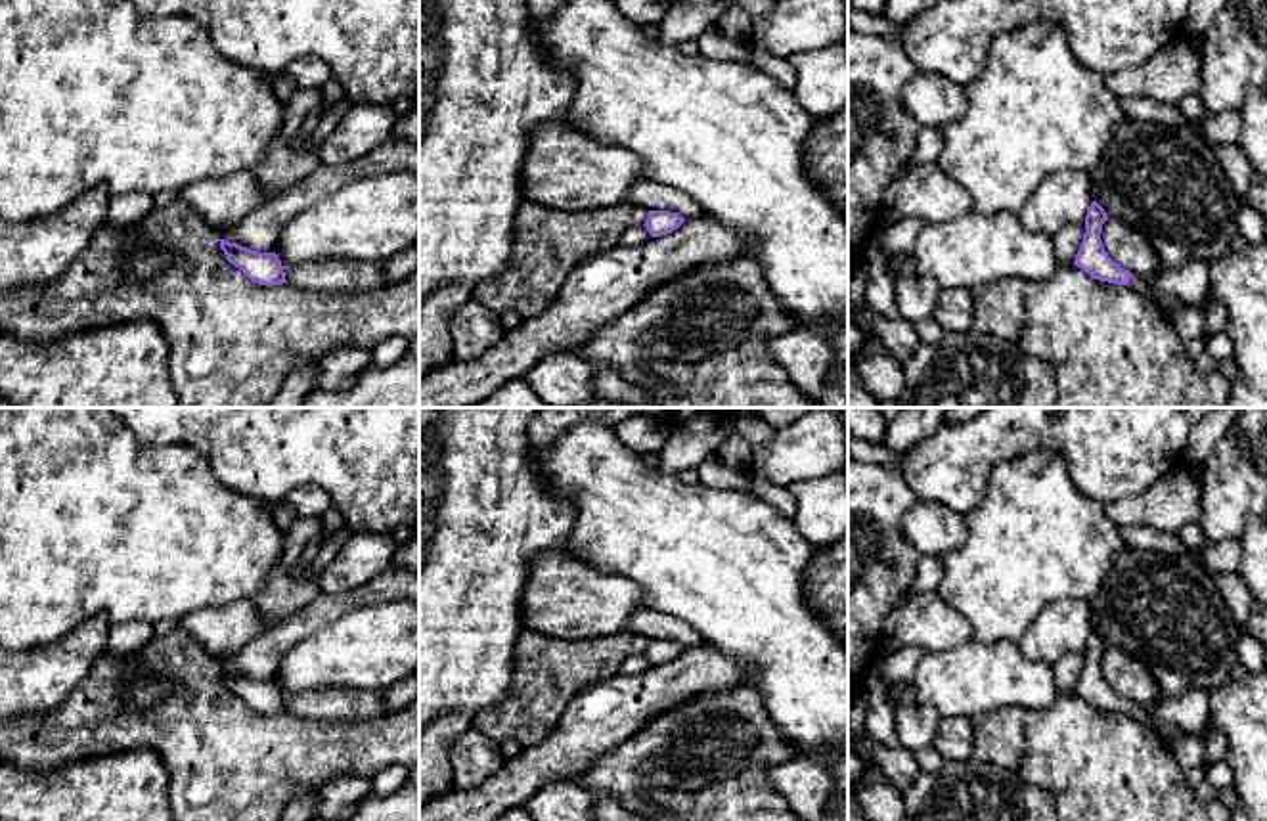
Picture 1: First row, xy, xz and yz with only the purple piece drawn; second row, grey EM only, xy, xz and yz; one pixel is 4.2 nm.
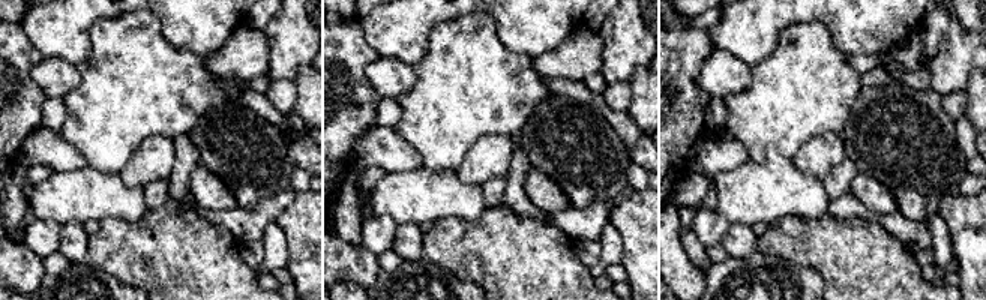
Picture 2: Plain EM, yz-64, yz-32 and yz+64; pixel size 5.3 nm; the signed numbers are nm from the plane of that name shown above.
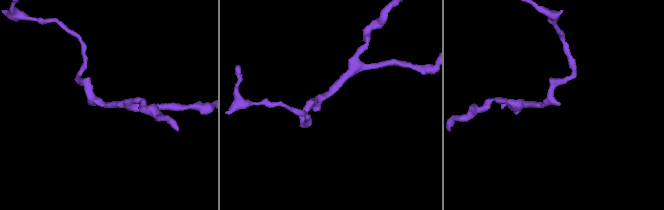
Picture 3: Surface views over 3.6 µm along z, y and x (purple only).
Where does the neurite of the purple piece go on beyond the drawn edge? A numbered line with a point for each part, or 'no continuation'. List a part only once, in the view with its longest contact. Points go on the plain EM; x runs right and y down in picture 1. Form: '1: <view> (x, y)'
1: yz (1139, 712)

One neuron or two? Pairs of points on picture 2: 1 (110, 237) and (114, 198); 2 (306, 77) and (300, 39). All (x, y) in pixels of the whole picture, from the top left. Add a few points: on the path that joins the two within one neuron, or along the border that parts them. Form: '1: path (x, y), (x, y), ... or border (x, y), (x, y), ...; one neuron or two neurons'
1: border (146, 212), (135, 221), (104, 218), (99, 222); two neurons
2: border (306, 63), (294, 78); two neurons

